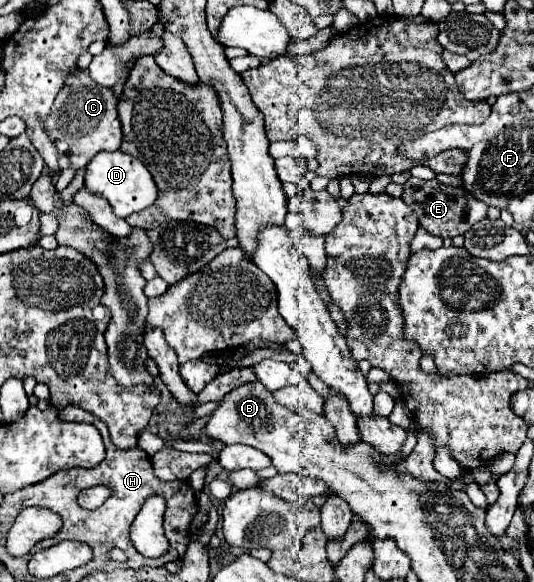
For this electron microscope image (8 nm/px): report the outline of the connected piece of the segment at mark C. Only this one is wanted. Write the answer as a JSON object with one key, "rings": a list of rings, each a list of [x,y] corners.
{"rings":[[[76,69],[64,79],[64,87],[56,95],[52,113],[46,117],[44,127],[58,149],[60,169],[84,169],[98,151],[116,151],[122,143],[122,125],[118,119],[118,97],[110,87],[96,85],[88,71]]]}

